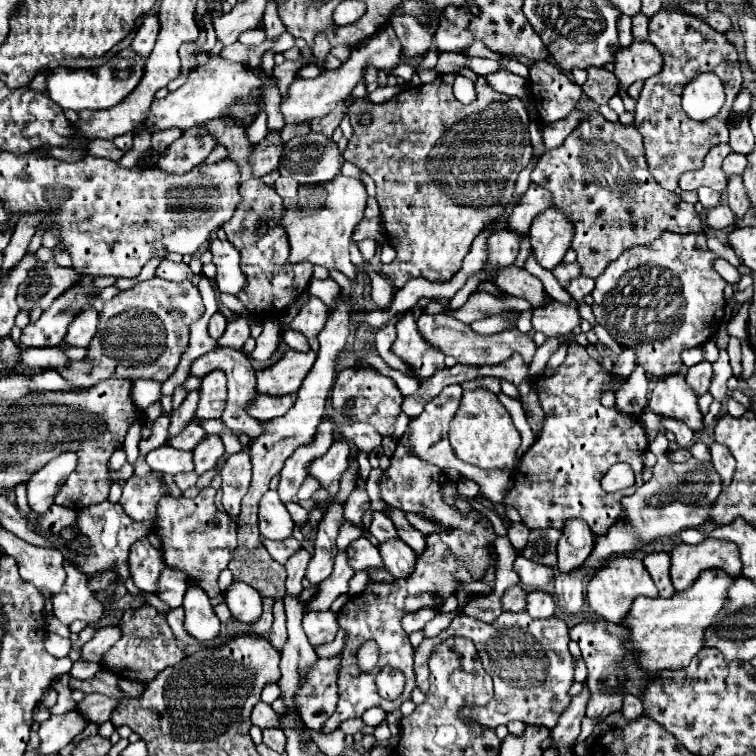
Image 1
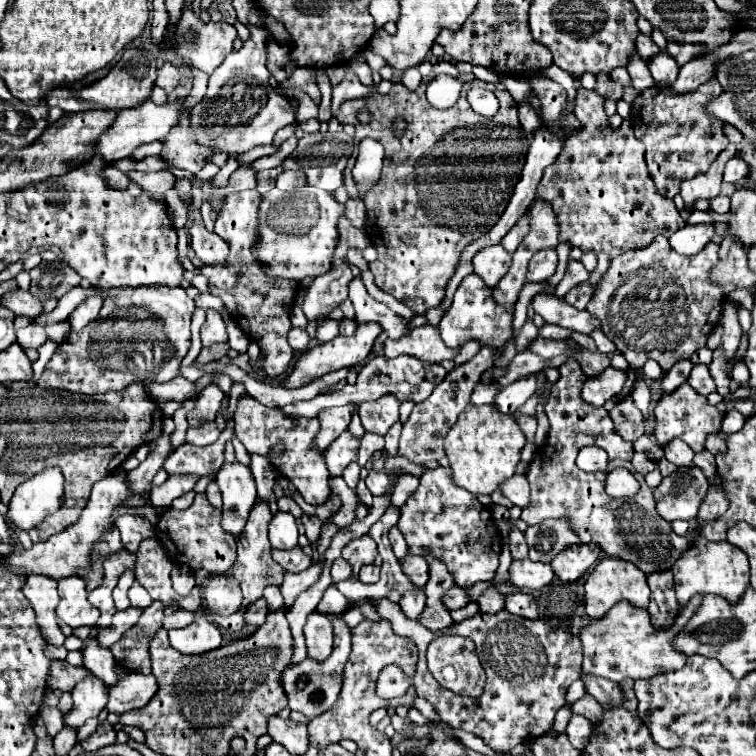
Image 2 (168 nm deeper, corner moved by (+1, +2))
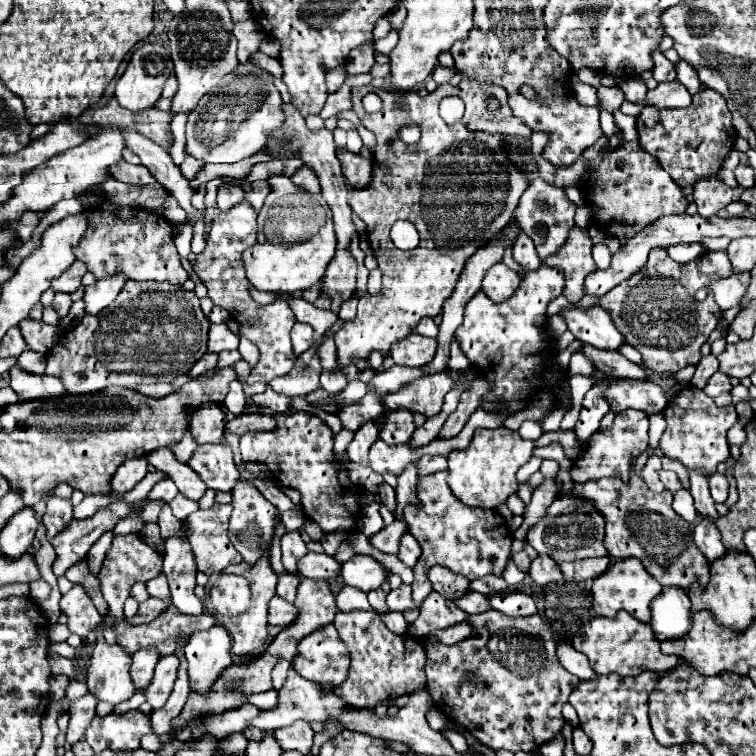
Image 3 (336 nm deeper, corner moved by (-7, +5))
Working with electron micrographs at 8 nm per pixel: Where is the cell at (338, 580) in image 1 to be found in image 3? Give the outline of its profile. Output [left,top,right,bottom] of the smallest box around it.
[369,521,407,553]

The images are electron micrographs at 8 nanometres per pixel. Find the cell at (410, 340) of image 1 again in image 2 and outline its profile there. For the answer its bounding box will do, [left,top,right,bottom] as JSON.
[283,356,447,418]

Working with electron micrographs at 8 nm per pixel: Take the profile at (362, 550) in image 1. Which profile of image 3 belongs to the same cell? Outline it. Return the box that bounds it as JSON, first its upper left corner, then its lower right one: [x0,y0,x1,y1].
[369,581,391,613]

